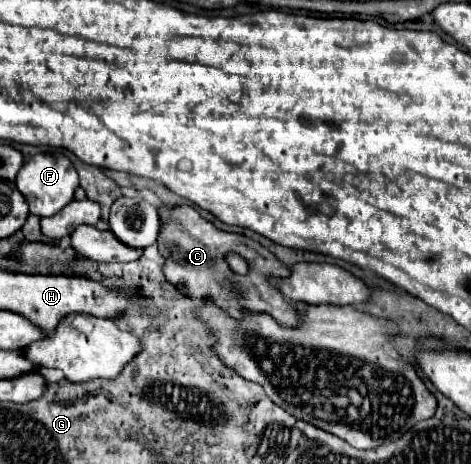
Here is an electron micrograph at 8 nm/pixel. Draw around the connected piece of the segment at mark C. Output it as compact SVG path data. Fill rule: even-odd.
M161 207L161 219L169 219L169 223L161 227L159 233L159 251L167 259L165 263L165 279L173 283L183 295L193 299L213 299L219 303L219 307L227 309L227 313L235 319L241 317L241 309L251 311L267 311L271 313L279 323L283 325L295 325L297 315L295 307L285 301L271 283L267 283L267 275L287 275L287 265L283 265L275 255L265 251L259 245L259 251L255 249L253 241L241 233L229 233L217 229L211 221L203 219L193 207L175 207L171 211L165 211ZM235 251L251 263L249 275L235 275L227 263L223 261L223 253Z

